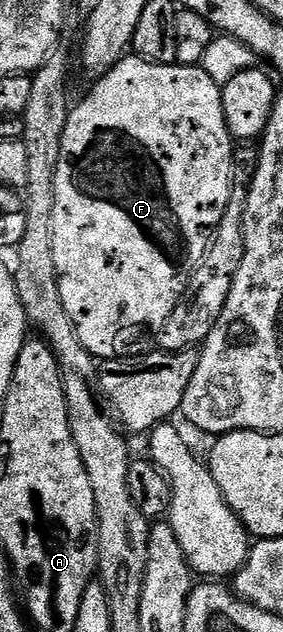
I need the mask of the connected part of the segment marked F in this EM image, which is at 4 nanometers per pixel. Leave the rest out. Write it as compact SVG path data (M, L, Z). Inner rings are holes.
M128 54L113 69L109 69L109 73L105 73L100 79L94 80L90 84L91 92L84 97L83 100L76 102L71 108L67 124L65 125L65 133L61 137L61 161L57 161L57 181L55 182L55 204L53 205L53 265L57 265L57 273L59 274L59 292L61 293L61 301L65 305L65 313L69 313L69 317L73 321L73 325L77 329L77 337L81 341L81 345L85 345L85 349L89 349L89 353L94 355L96 360L105 359L125 359L129 355L140 354L143 342L152 335L158 336L162 332L163 326L167 324L167 318L173 313L173 309L179 304L179 300L187 294L191 281L191 274L195 272L199 262L203 260L203 254L207 252L211 246L211 236L215 233L221 217L227 214L227 206L233 194L233 140L231 130L227 127L225 119L225 109L223 108L223 88L216 83L215 77L208 71L204 71L202 66L184 67L178 62L174 63L151 63L148 59L140 59L138 55Z

